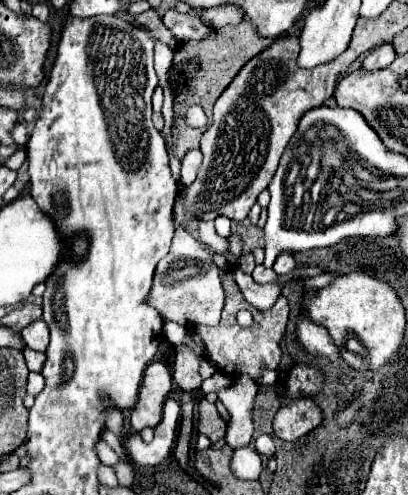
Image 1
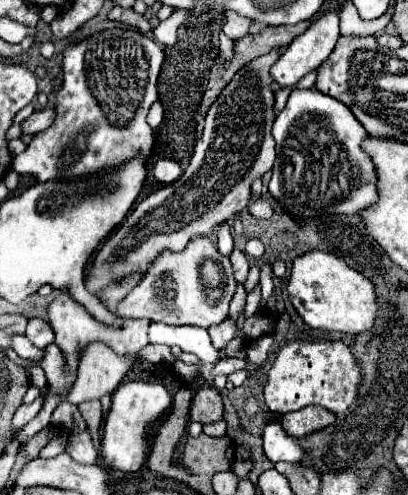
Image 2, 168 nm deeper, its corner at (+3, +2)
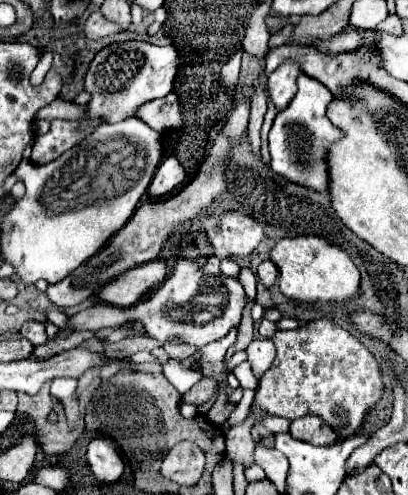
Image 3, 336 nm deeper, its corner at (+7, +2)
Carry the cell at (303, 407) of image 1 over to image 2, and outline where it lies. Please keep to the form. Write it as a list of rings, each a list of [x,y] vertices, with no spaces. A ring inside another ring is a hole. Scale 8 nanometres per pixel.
[[[307,406],[297,412],[289,412],[281,418],[283,430],[293,438],[303,438],[305,434],[313,434],[323,430],[335,422],[335,416],[321,406]]]

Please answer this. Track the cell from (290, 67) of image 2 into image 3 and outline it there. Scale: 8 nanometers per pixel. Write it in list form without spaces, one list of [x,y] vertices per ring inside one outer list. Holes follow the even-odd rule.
[[[285,60],[269,76],[267,86],[269,86],[269,94],[271,94],[271,100],[277,106],[277,110],[283,110],[291,102],[293,94],[297,92],[297,86],[295,86],[297,76],[301,76],[301,66],[293,60]]]

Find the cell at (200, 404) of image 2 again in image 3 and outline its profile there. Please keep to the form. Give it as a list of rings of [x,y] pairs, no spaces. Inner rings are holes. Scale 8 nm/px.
[[[201,378],[189,392],[183,394],[183,400],[185,400],[187,404],[201,406],[201,404],[205,404],[209,398],[215,396],[217,386],[219,386],[217,380],[213,380],[213,378]]]

